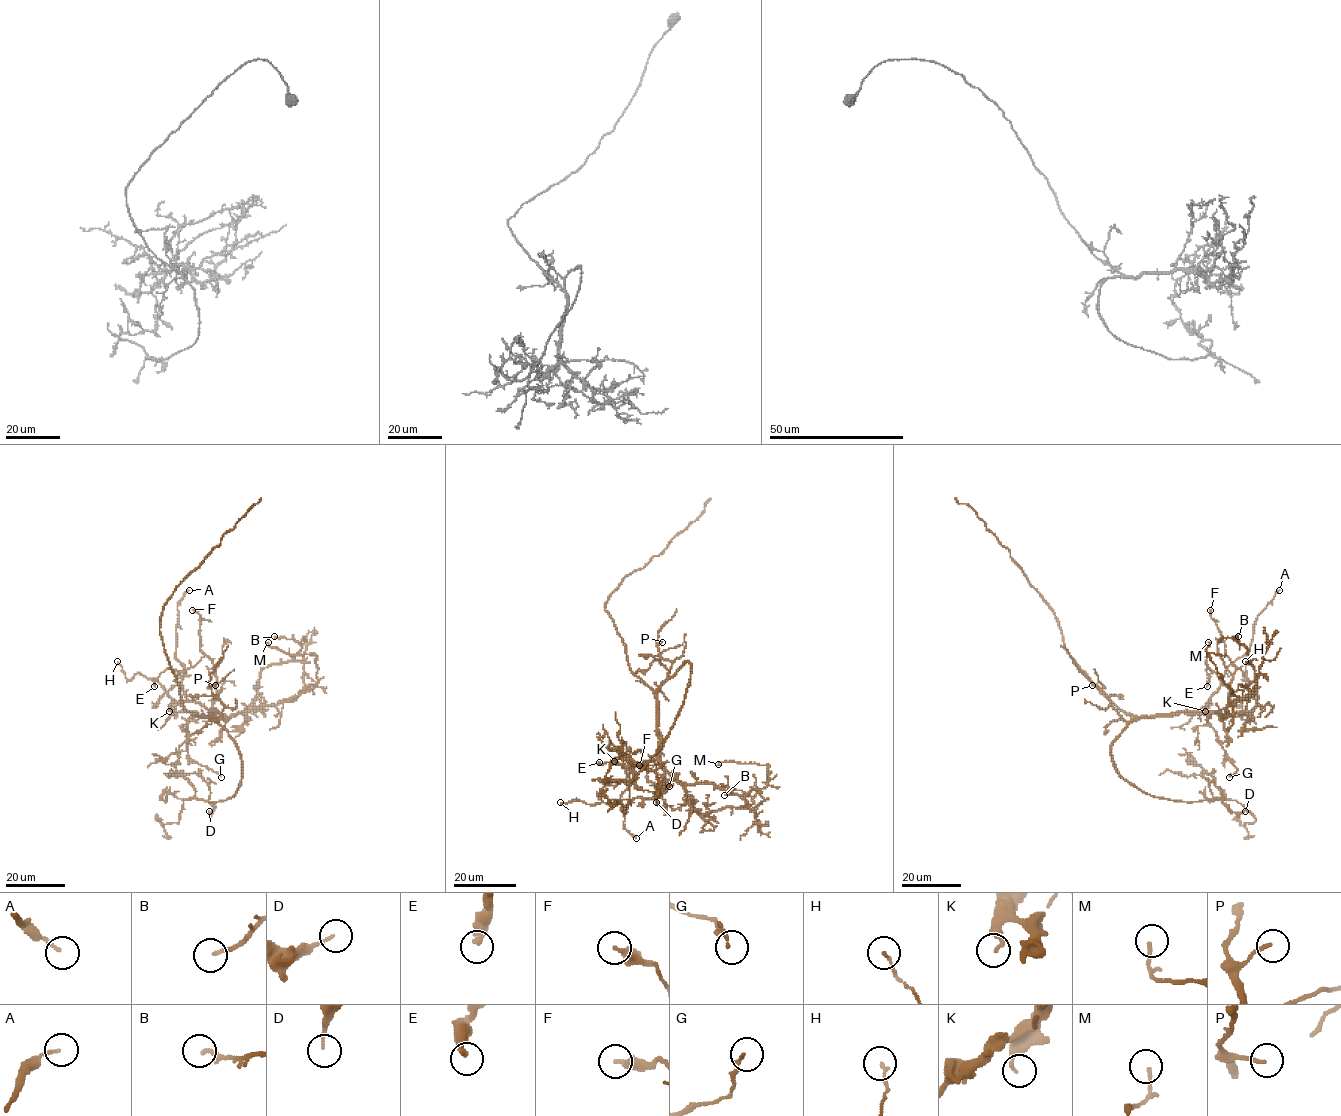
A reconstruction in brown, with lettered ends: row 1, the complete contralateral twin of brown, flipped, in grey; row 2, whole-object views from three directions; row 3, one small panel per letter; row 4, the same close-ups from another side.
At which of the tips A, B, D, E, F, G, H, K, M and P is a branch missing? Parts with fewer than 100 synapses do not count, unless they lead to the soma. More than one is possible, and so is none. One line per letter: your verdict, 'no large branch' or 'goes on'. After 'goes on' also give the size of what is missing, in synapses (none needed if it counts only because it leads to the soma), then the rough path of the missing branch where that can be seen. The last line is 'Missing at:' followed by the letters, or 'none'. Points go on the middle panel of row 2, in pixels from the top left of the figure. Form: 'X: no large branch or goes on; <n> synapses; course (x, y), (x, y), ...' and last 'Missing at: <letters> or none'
A: no large branch
B: no large branch
D: no large branch
E: no large branch
F: no large branch
G: no large branch
H: no large branch
K: no large branch
M: no large branch
P: no large branch
Missing at: none

